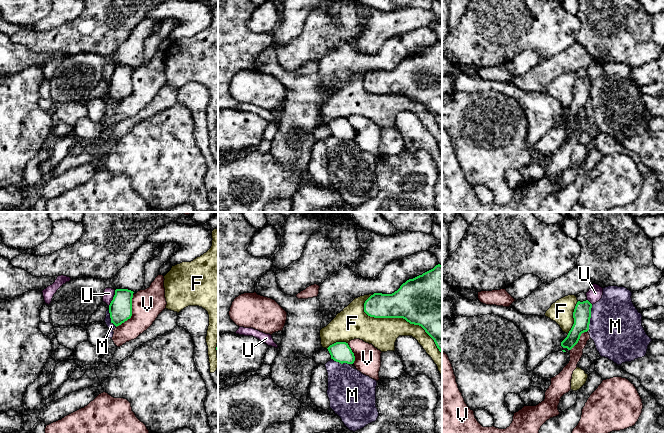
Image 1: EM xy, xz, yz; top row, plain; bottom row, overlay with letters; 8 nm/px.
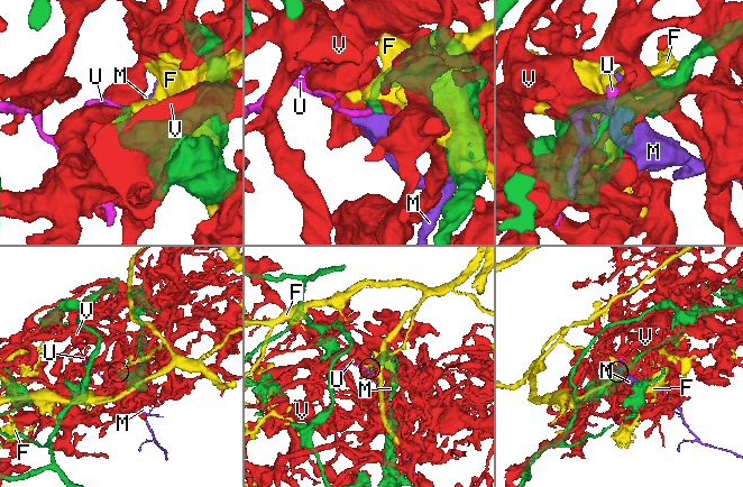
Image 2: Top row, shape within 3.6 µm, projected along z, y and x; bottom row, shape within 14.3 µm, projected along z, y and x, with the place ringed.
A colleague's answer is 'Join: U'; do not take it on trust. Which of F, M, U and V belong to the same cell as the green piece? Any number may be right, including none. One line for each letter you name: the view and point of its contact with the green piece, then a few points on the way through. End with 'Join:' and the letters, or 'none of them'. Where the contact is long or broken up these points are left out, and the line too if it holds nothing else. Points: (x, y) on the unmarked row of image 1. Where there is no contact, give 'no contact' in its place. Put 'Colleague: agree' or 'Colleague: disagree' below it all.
Join: none of them
Colleague: disagree

